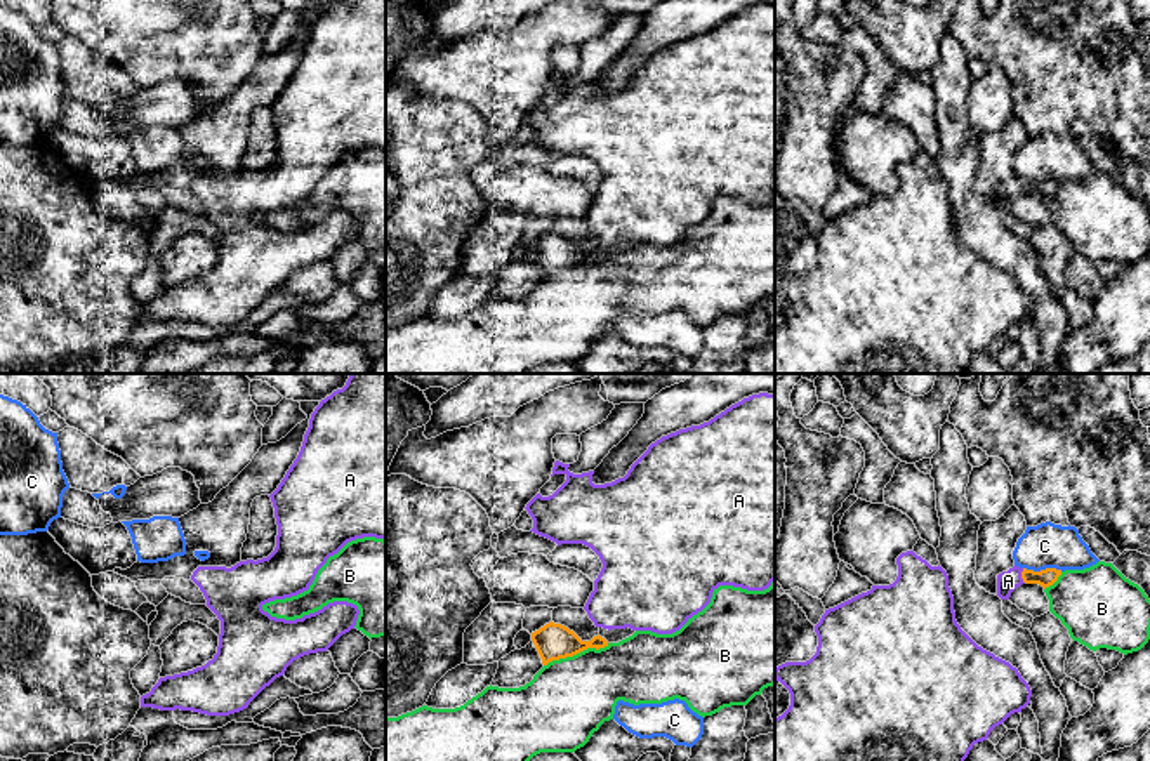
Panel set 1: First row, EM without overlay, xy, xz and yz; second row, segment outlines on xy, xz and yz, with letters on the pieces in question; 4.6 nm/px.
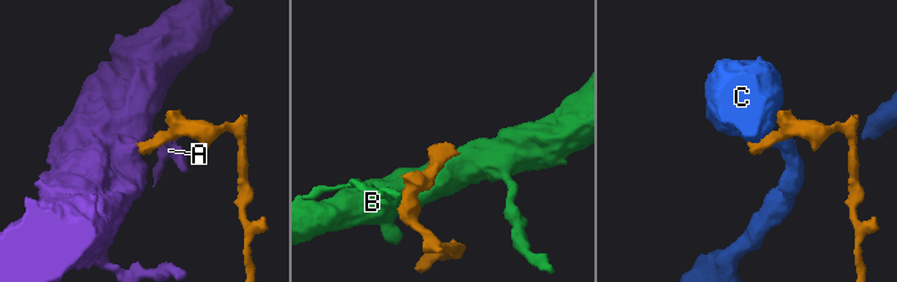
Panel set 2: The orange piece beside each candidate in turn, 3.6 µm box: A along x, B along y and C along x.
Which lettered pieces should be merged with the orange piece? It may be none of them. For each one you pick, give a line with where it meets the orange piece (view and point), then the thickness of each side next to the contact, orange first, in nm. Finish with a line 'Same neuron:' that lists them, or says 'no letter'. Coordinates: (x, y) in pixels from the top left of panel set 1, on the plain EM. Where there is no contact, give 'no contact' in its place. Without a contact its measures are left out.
A: meets orange in yz at (1022, 186); 80 nm thick on the orange side, 100 nm on the other
Same neuron: A

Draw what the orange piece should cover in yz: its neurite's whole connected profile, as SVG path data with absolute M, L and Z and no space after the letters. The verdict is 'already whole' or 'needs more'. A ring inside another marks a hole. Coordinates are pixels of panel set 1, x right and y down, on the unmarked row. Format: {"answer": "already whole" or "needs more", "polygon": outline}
{"answer": "needs more", "polygon": "M1015 175L1008 182L1002 182L997 186L997 207L1001 210L1009 210L1011 203L1021 195L1039 195L1046 200L1053 196L1060 186L1061 186L1061 181L1056 181L1056 179L1034 182Z"}

